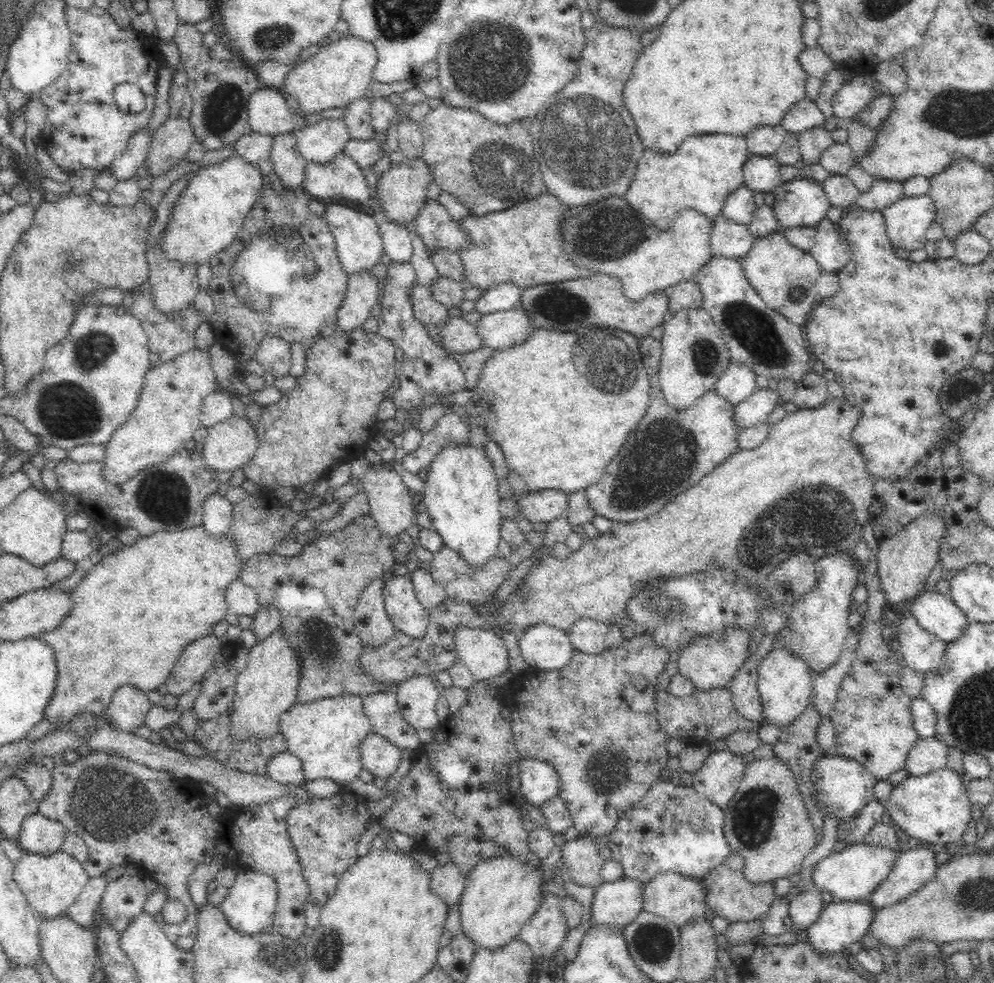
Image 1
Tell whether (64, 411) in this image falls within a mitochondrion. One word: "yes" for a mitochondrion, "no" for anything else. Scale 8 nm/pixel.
yes

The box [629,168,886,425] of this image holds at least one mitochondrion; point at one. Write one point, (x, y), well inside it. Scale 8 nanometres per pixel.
(753, 331)

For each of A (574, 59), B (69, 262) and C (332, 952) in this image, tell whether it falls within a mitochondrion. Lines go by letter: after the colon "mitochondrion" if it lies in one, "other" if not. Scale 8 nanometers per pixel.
A: other
B: mitochondrion
C: mitochondrion

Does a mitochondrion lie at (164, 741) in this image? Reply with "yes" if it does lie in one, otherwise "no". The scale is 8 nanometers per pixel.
no

